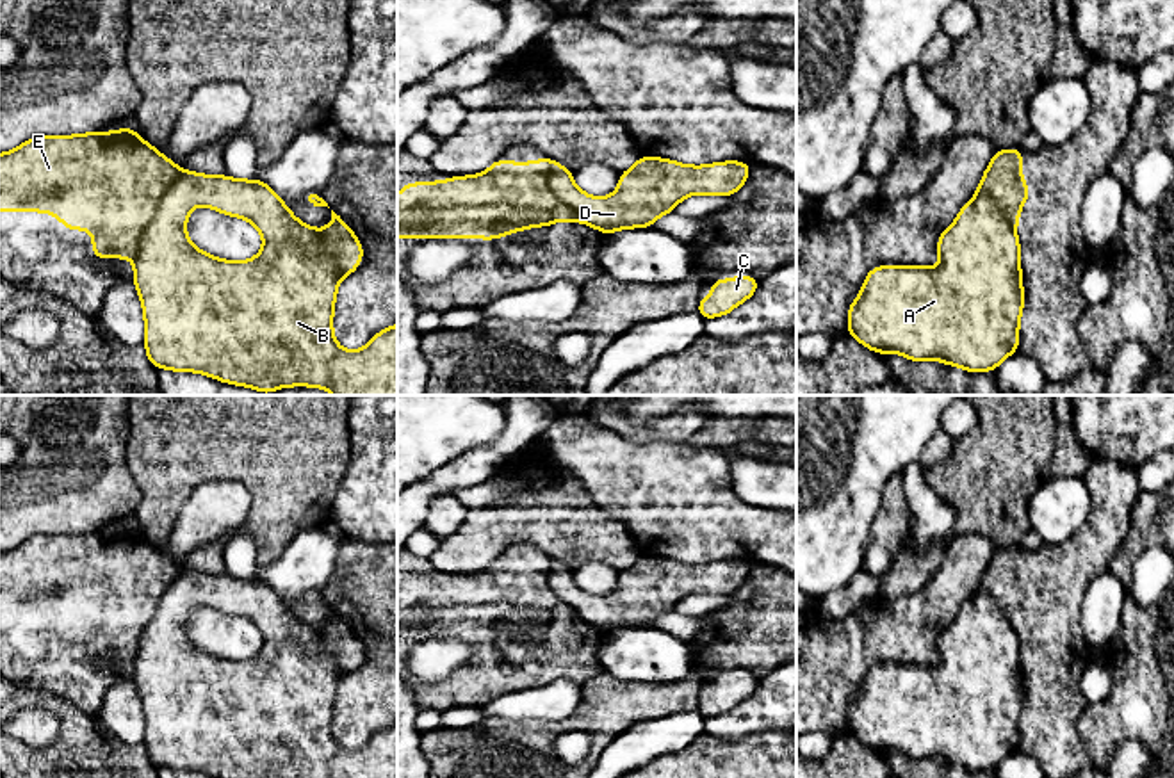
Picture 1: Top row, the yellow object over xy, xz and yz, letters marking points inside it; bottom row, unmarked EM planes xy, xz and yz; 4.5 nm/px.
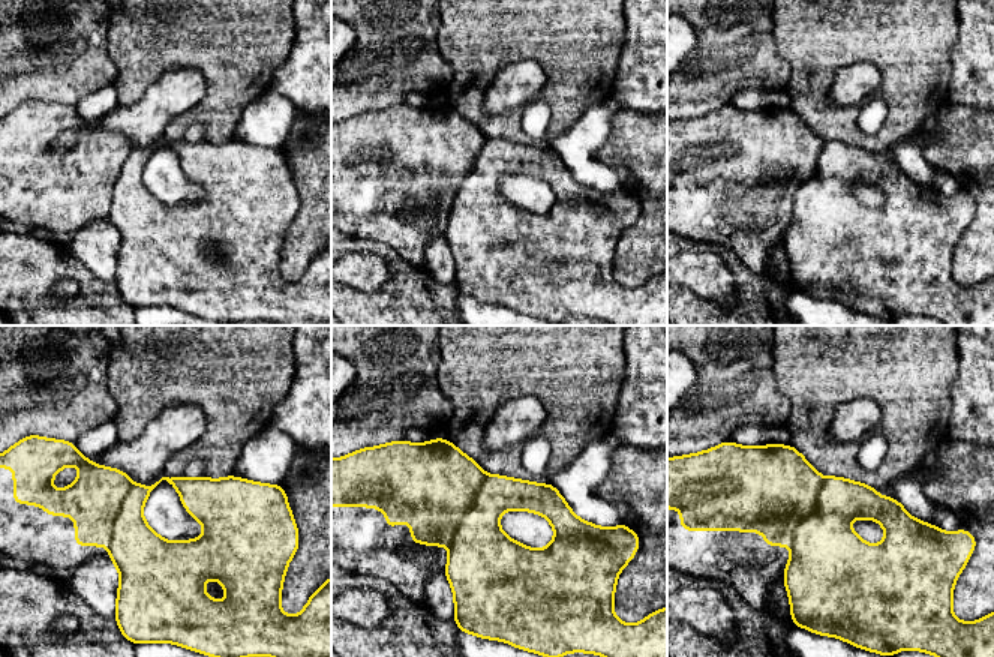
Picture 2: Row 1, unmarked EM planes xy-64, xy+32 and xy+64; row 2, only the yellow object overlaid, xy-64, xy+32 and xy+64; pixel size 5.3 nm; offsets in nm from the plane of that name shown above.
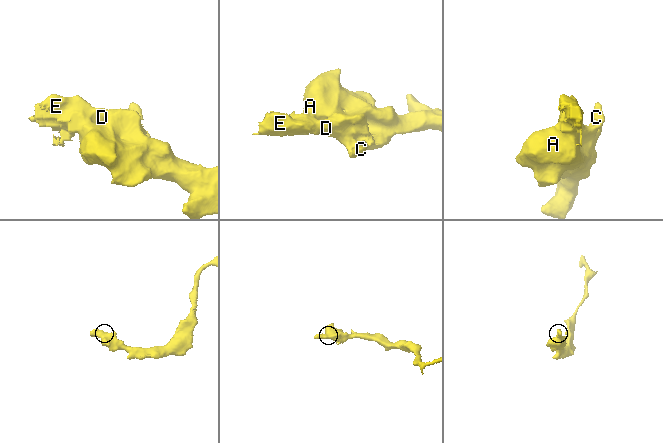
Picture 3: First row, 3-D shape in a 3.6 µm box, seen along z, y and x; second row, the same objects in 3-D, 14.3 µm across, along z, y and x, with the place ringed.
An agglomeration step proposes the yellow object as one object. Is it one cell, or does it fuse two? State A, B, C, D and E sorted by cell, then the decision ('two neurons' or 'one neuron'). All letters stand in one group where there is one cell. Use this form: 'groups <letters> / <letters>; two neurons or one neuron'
groups A B C D E; one neuron

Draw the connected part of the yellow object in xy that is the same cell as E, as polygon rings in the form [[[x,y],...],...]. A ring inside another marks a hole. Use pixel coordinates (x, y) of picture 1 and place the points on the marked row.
[[[134,128],[116,132],[89,132],[80,135],[39,135],[25,141],[21,146],[0,153],[0,212],[46,212],[53,214],[66,230],[93,231],[94,258],[134,258],[134,283],[144,310],[144,347],[150,363],[155,369],[175,372],[200,372],[223,383],[249,386],[264,393],[273,393],[283,386],[317,386],[335,395],[397,395],[397,324],[376,333],[360,351],[346,351],[333,338],[333,308],[337,287],[344,276],[355,272],[363,258],[363,247],[353,230],[331,210],[331,223],[326,230],[315,230],[298,221],[290,208],[262,180],[235,180],[228,174],[208,176],[203,173],[182,171],[175,162],[166,158],[157,148],[150,146]],[[194,205],[208,207],[224,215],[248,219],[264,239],[262,251],[246,262],[230,262],[216,258],[198,249],[185,233],[185,223]]]

